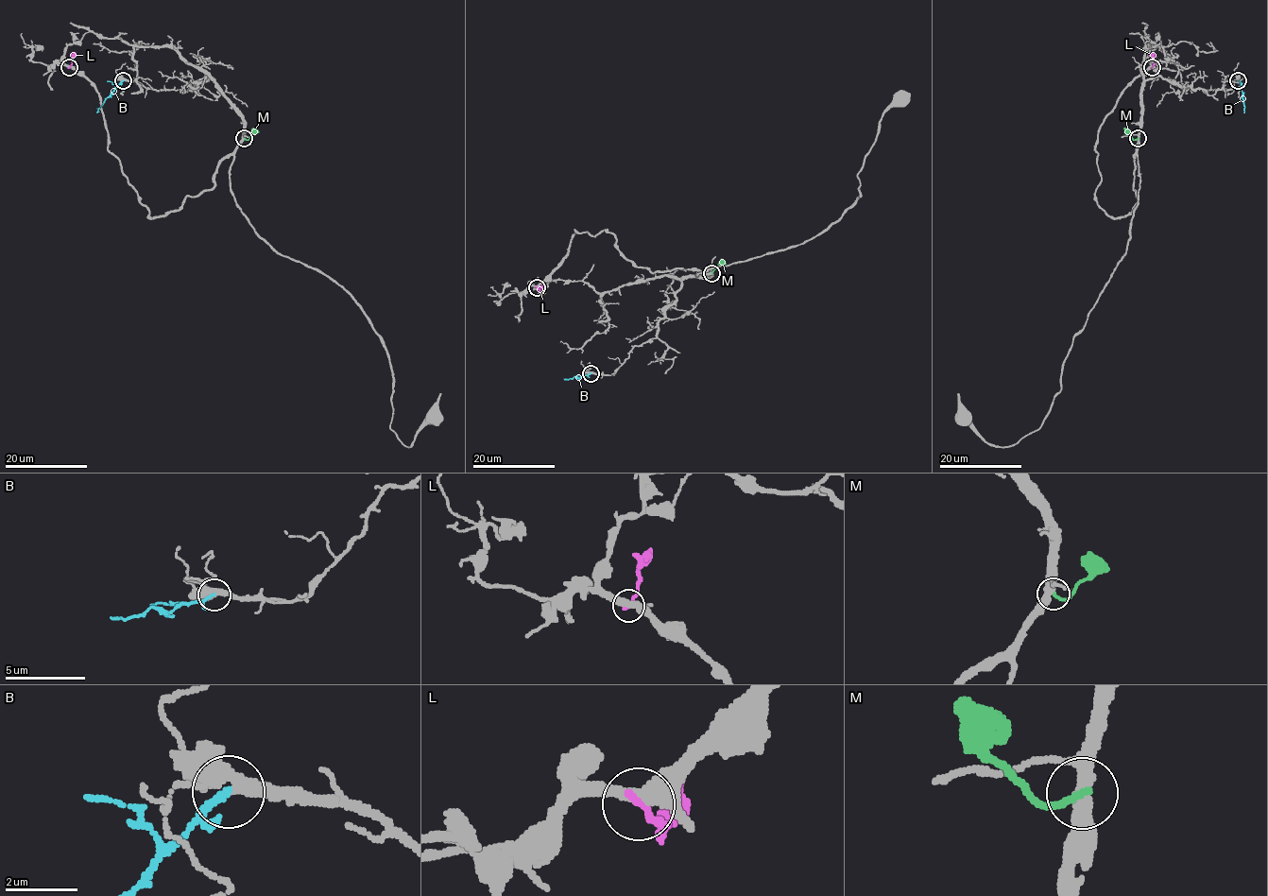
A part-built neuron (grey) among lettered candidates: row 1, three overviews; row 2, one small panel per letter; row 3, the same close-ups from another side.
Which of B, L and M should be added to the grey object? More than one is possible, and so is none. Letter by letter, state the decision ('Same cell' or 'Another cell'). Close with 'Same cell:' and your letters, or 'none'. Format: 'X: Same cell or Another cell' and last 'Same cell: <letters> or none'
B: Same cell
L: Another cell
M: Another cell
Same cell: B

